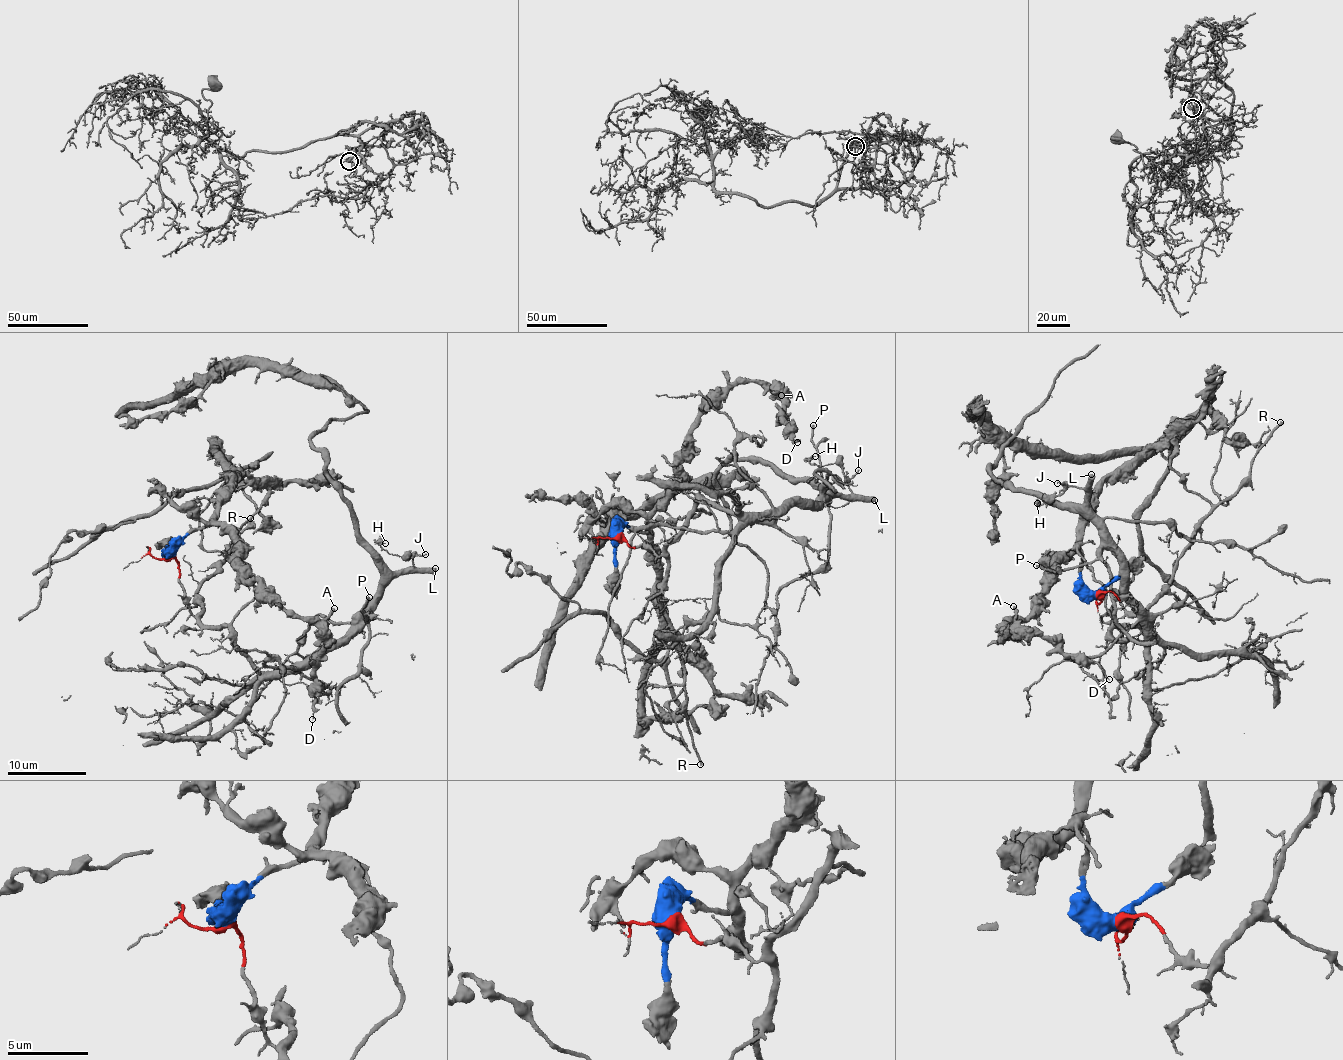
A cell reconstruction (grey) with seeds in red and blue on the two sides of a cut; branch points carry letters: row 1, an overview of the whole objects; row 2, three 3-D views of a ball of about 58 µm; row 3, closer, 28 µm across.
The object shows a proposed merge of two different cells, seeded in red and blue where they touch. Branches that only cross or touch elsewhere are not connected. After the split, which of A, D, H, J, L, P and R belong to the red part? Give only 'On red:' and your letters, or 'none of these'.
On red: H, J, L, P, R

